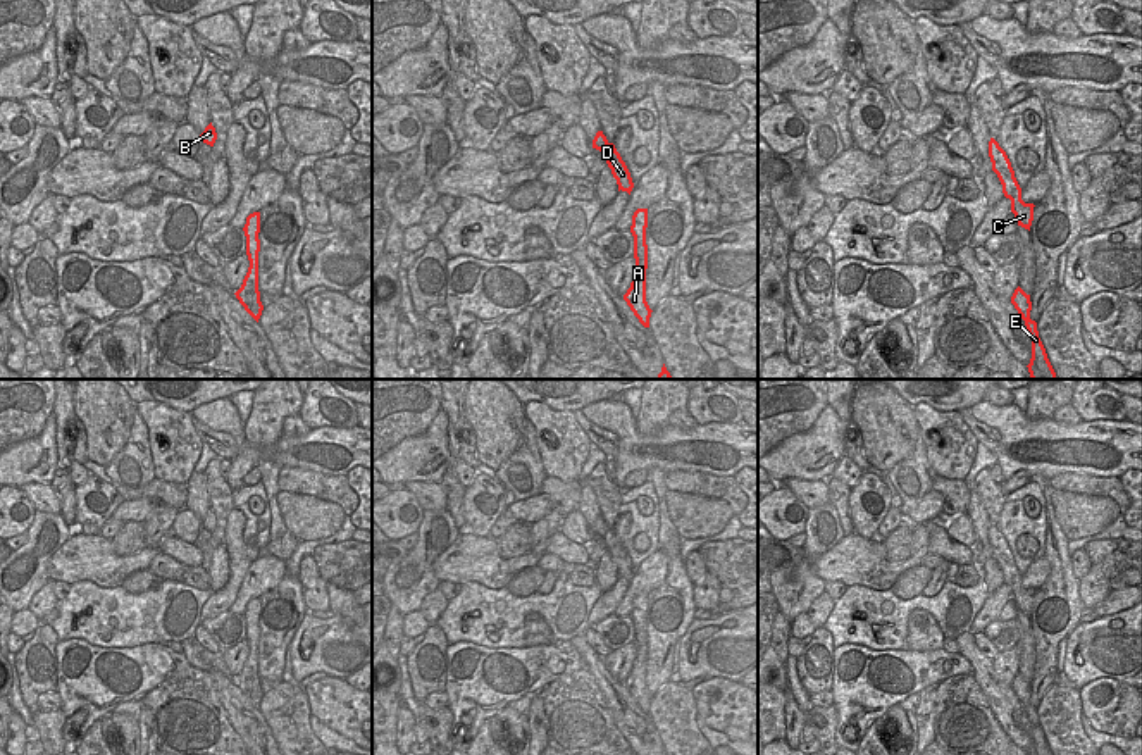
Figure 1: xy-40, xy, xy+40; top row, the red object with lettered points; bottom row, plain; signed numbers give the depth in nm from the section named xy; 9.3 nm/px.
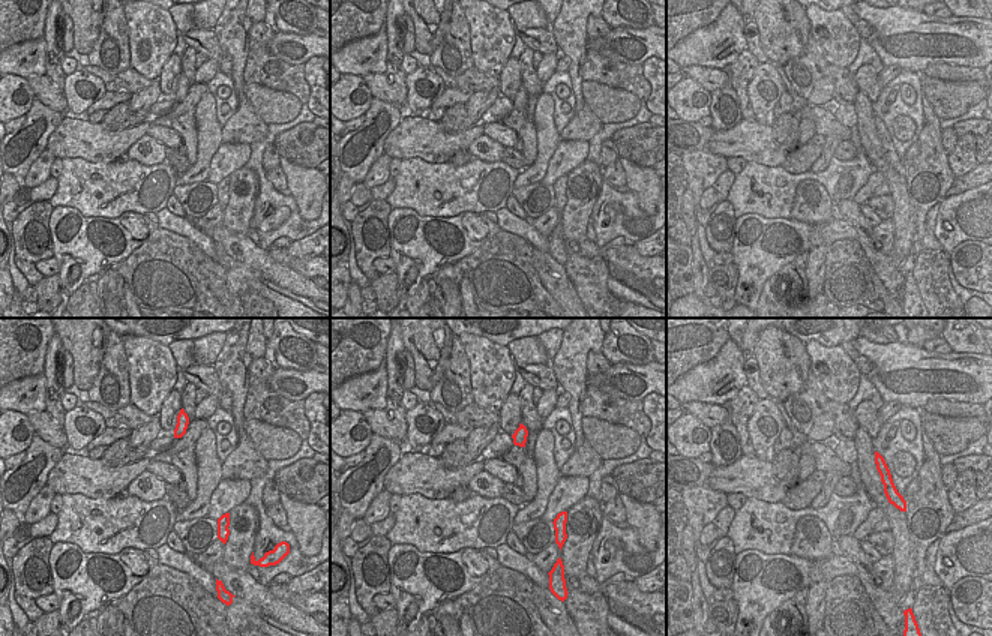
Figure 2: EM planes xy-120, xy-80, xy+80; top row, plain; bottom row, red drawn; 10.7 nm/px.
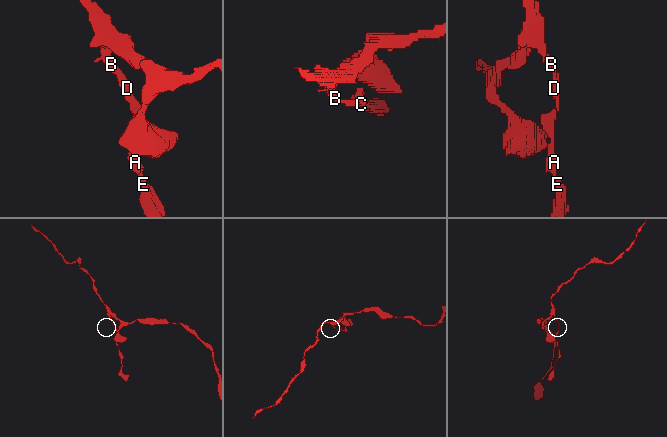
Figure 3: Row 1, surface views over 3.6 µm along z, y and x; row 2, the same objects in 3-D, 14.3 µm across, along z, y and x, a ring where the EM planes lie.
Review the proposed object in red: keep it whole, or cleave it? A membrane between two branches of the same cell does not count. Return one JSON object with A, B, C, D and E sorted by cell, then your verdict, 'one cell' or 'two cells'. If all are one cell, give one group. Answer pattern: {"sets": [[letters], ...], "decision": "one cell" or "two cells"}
{"sets": [["A", "B", "C", "D", "E"]], "decision": "one cell"}

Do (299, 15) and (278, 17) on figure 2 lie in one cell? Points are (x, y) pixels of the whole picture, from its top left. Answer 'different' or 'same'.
same

